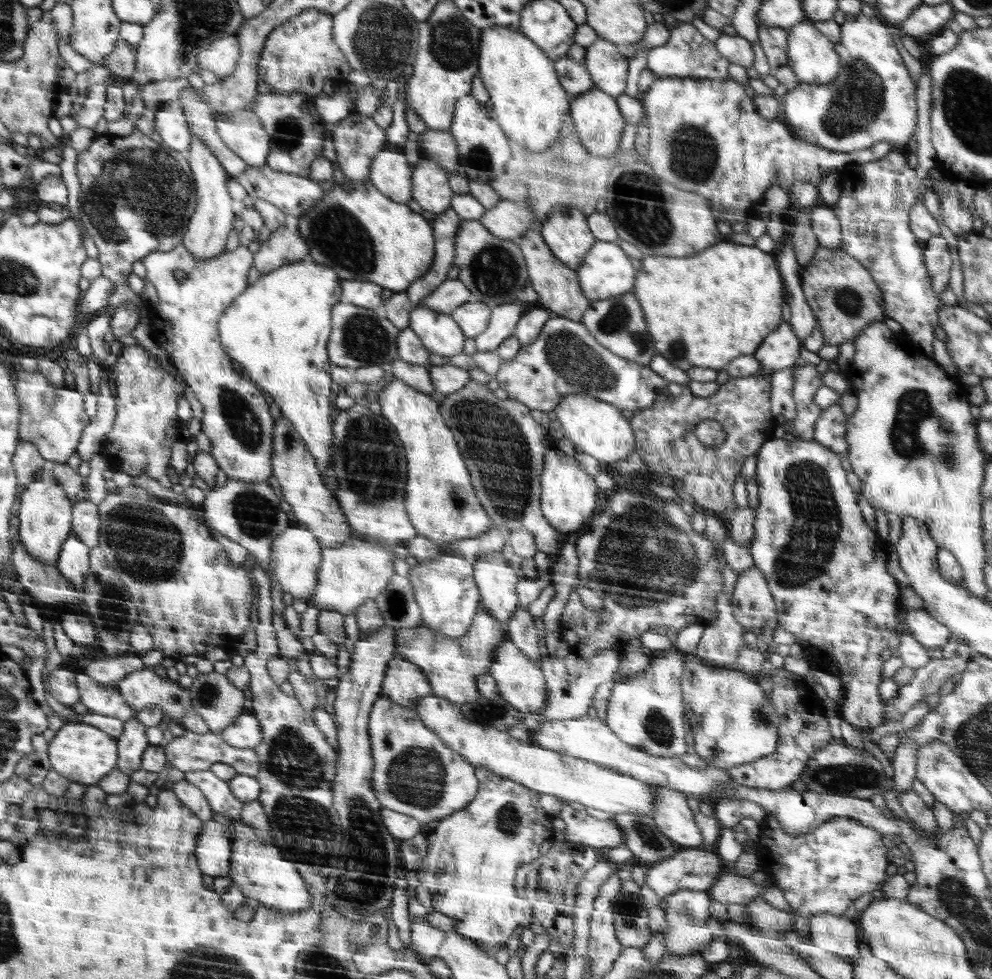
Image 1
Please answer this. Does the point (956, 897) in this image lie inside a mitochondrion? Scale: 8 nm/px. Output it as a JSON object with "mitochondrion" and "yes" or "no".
{"mitochondrion":"yes"}

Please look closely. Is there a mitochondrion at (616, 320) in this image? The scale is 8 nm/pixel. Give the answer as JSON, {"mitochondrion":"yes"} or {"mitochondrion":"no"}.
{"mitochondrion":"yes"}

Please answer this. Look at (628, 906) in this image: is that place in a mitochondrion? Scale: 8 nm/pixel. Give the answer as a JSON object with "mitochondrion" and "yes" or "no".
{"mitochondrion":"yes"}

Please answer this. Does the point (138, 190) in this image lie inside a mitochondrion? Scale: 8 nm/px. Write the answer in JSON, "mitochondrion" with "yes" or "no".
{"mitochondrion":"yes"}

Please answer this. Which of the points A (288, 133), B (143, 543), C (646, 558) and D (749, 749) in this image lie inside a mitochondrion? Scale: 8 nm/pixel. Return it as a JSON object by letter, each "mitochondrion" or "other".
{"A":"mitochondrion","B":"mitochondrion","C":"mitochondrion","D":"other"}

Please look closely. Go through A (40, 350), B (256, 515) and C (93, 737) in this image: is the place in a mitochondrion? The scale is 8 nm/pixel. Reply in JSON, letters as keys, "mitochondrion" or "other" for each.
{"A":"other","B":"mitochondrion","C":"other"}

